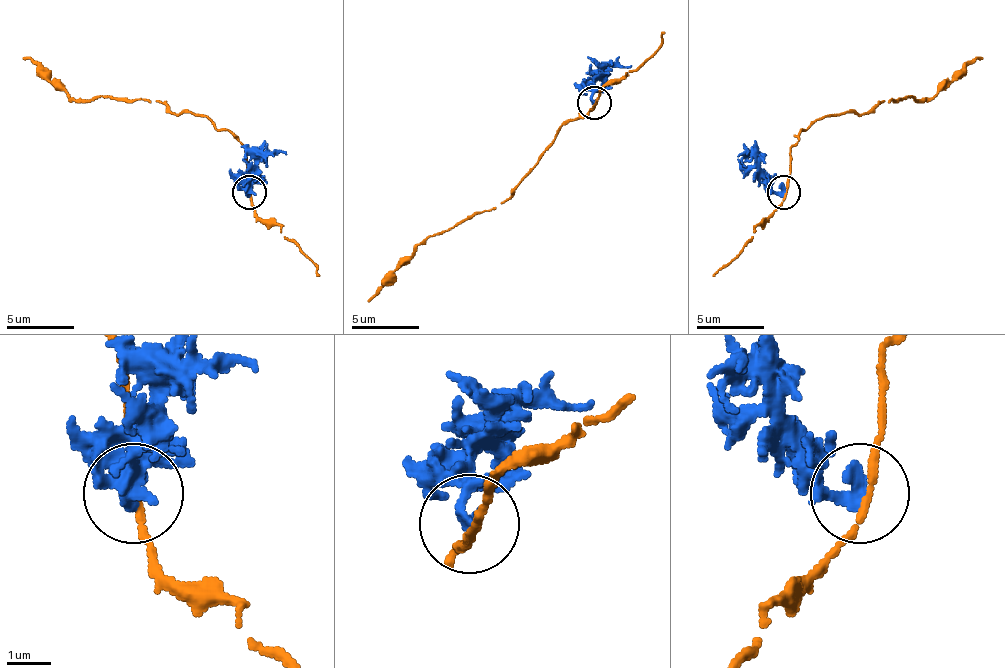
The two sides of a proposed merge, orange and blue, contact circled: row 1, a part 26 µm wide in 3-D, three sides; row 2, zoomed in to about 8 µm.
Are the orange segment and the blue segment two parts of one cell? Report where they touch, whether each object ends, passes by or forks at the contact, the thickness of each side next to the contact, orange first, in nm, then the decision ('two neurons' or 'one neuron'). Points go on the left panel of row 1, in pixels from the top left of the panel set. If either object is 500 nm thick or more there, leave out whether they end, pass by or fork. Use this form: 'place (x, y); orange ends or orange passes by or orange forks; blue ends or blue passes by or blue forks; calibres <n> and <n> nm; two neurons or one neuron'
place (249, 192); orange passes by; blue passes by; calibres 160 and 220 nm; two neurons

